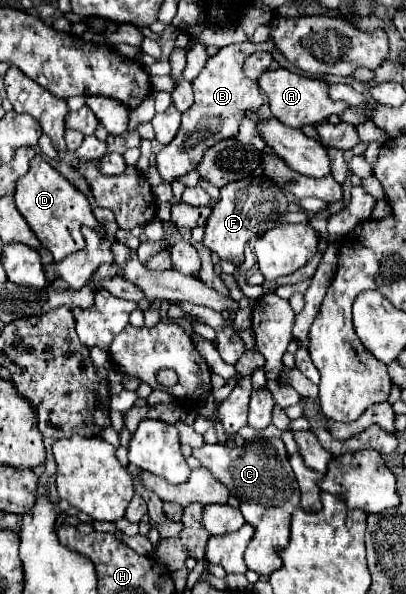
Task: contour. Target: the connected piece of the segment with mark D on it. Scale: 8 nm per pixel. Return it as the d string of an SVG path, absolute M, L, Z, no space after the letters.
M36 154L30 162L30 172L20 178L16 184L16 206L20 214L26 218L28 226L34 230L36 238L46 246L54 262L62 262L66 256L78 252L82 248L82 226L90 226L98 230L100 222L94 218L90 202L82 192L78 192L62 174L58 174L40 154Z

